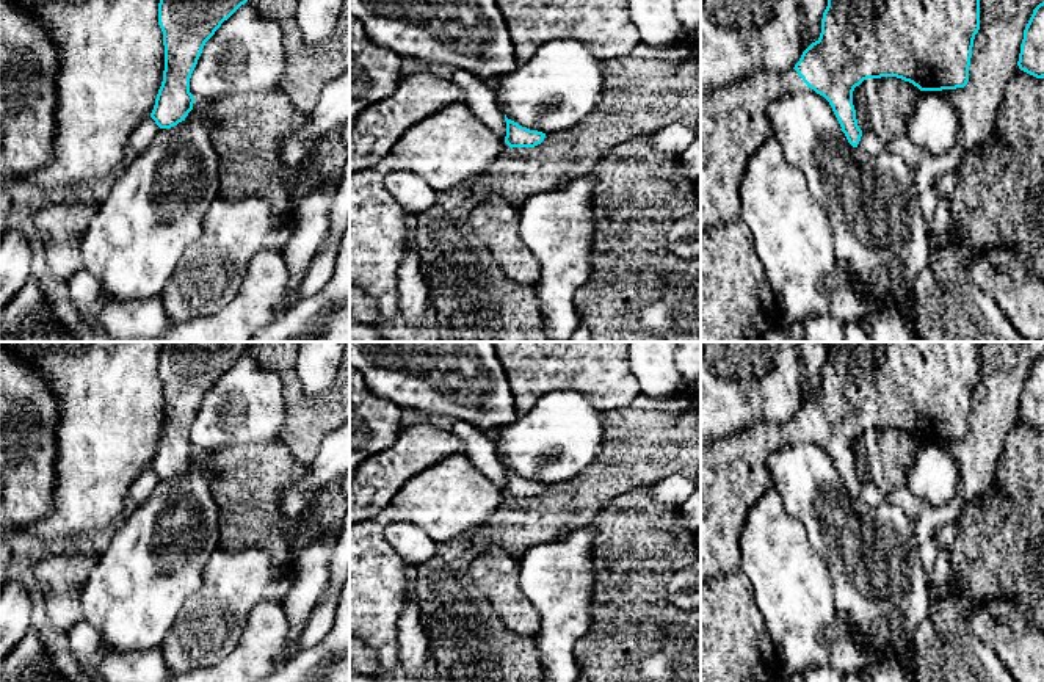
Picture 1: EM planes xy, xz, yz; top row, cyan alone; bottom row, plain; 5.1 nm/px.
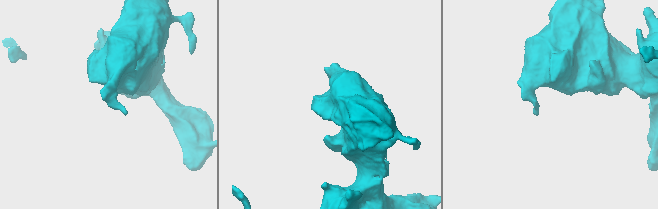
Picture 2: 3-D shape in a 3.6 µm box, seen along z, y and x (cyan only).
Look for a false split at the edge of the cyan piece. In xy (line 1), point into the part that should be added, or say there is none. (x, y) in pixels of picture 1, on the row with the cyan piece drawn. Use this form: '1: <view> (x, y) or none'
1: none

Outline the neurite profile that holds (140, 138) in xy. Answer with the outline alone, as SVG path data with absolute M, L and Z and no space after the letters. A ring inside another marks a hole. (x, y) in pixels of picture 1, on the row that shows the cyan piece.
M149 116L146 118L132 133L129 138L129 152L130 154L140 154L146 151L157 133L160 132L160 127L155 124L155 121Z

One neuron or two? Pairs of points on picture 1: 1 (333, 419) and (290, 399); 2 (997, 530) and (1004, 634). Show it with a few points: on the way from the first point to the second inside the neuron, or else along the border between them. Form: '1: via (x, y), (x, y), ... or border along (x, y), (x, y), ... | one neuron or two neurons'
1: via (322, 414), (308, 414), (301, 408) | one neuron
2: border along (978, 598), (1014, 598), (1025, 610), (1027, 620) | two neurons

